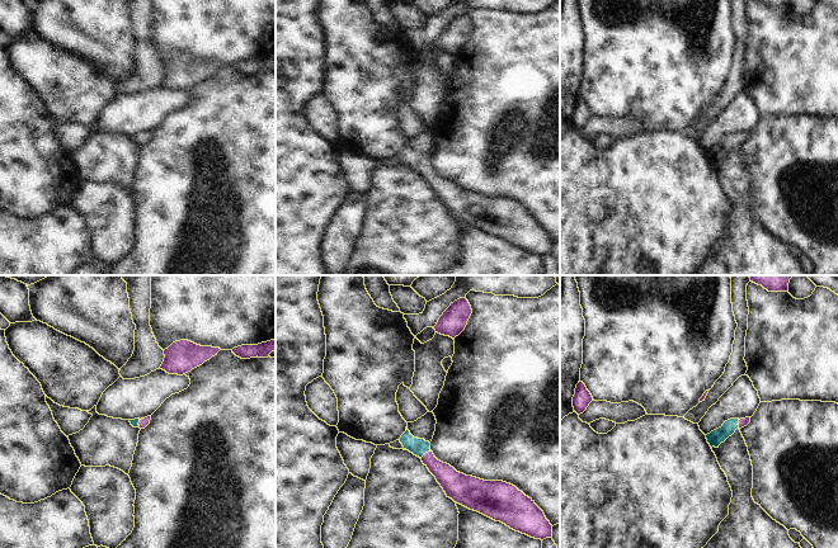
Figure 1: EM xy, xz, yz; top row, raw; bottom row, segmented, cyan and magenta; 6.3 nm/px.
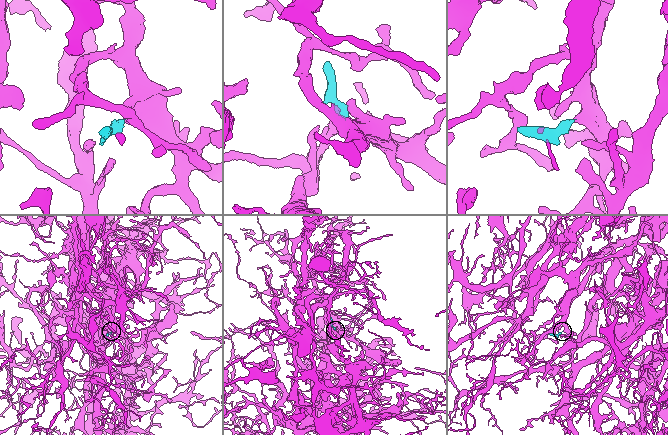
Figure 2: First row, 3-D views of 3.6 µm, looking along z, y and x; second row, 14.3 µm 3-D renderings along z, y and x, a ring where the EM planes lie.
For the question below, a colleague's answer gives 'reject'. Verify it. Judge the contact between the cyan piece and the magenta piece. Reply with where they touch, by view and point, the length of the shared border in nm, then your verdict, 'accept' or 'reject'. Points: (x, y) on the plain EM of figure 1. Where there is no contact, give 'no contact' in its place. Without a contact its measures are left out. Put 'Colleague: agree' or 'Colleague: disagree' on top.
Colleague: disagree
xz (425, 168) | 90 nm | accept

